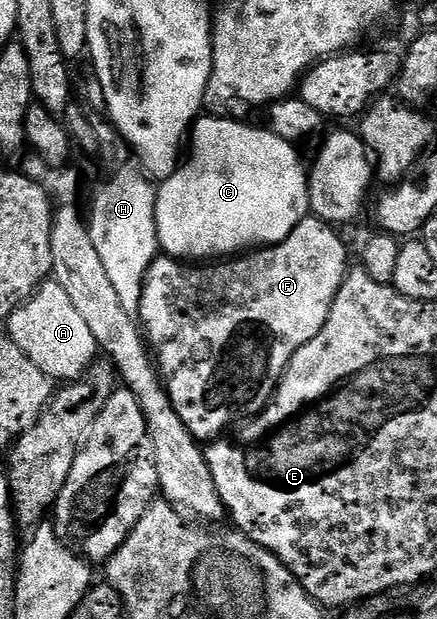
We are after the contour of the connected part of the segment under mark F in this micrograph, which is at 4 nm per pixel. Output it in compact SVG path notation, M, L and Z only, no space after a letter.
M310 215L304 217L293 228L291 235L287 235L287 239L283 239L274 245L266 245L252 251L242 252L232 259L221 259L216 263L186 263L176 257L159 255L151 263L151 267L145 276L145 286L141 296L139 325L143 330L143 337L147 342L148 348L159 366L159 376L165 386L165 390L169 392L169 398L179 415L179 419L183 419L187 431L191 431L191 435L196 437L198 442L208 443L220 438L224 434L221 432L228 425L235 424L234 426L236 426L242 419L249 419L260 413L268 405L270 398L273 397L273 392L277 389L277 383L285 374L285 368L291 363L295 351L299 347L303 347L311 339L315 339L315 335L319 335L323 323L327 323L327 315L331 311L335 295L343 283L345 274L351 267L349 249L345 246L344 239L337 233L340 232L329 222L321 217Z

